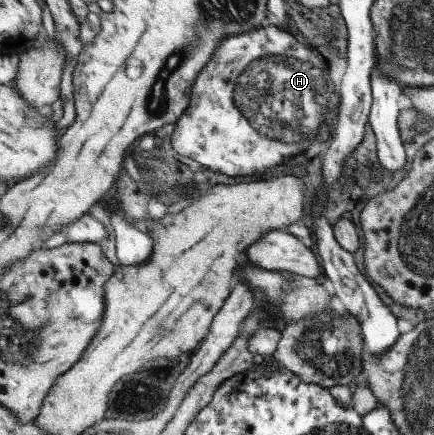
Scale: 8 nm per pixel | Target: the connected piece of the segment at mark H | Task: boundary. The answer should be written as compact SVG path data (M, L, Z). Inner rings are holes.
M265 24L252 31L230 35L230 38L218 42L210 61L192 82L186 110L174 123L173 132L169 135L171 147L182 157L188 157L203 167L208 167L210 172L220 171L230 177L262 173L265 169L282 165L284 159L305 153L304 150L308 147L306 139L315 140L321 137L329 140L330 133L316 131L322 131L322 127L326 127L326 123L329 124L338 115L340 97L331 93L324 79L324 63L284 29Z

